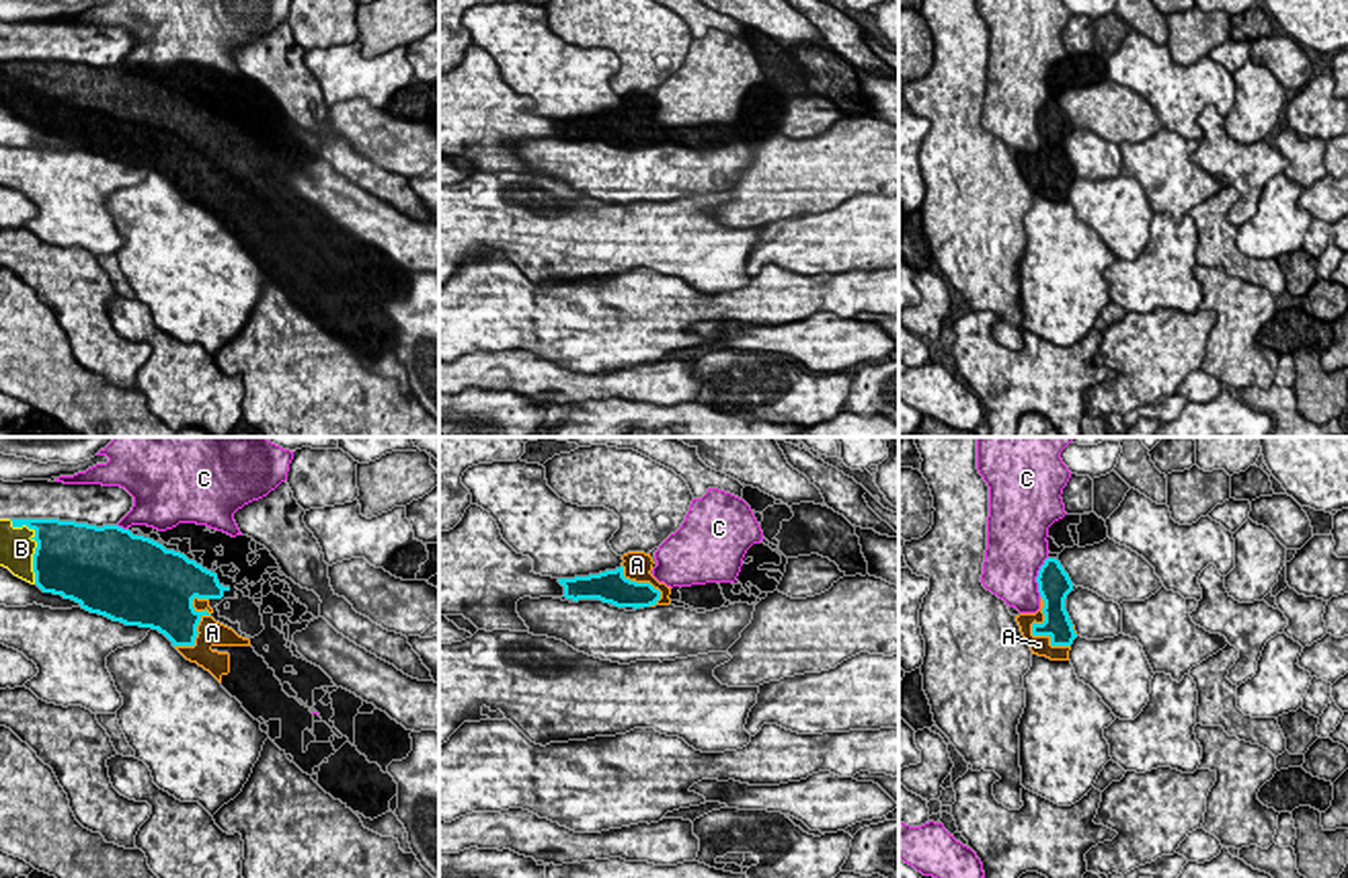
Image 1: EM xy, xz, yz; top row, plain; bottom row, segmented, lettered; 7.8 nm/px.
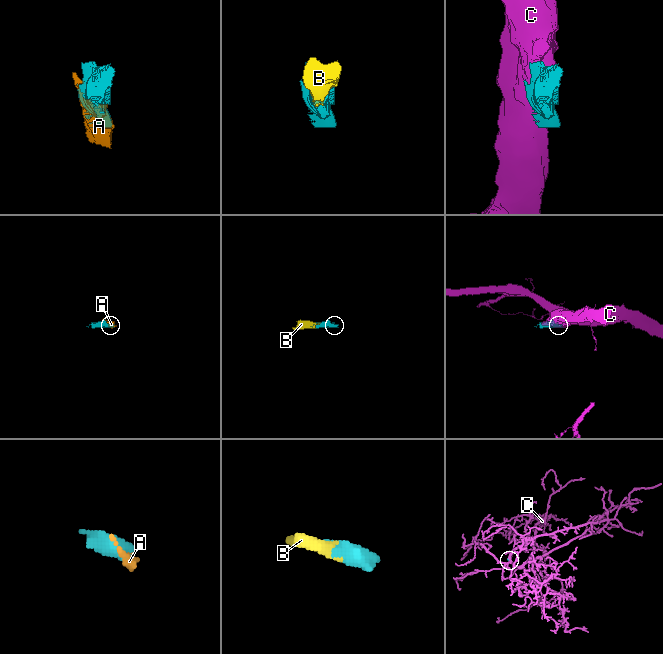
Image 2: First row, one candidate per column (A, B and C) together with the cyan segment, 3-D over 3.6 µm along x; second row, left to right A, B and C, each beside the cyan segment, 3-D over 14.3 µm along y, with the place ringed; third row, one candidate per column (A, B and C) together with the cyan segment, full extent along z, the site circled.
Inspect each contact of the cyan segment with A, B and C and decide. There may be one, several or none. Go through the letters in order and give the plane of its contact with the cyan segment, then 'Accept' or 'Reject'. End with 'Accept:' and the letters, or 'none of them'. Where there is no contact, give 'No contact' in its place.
A: Touches cyan in xy. Reject
B: Touches cyan in xy. Reject
C: Touches cyan in yz. Reject
Accept: none of them

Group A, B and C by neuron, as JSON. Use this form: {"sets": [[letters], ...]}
{"sets": [["A", "B"], ["C"]]}

